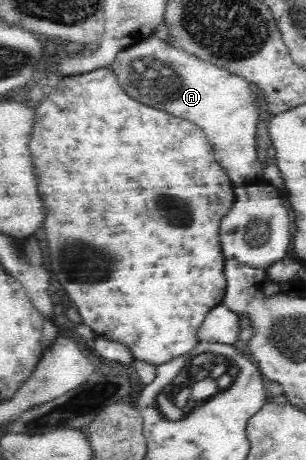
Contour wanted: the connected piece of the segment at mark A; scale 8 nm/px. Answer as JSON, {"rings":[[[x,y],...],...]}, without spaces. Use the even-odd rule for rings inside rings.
{"rings":[[[153,33],[119,51],[110,69],[130,97],[201,127],[216,153],[215,159],[235,187],[262,181],[264,169],[256,152],[256,129],[260,121],[258,97],[248,80],[202,61]]]}

